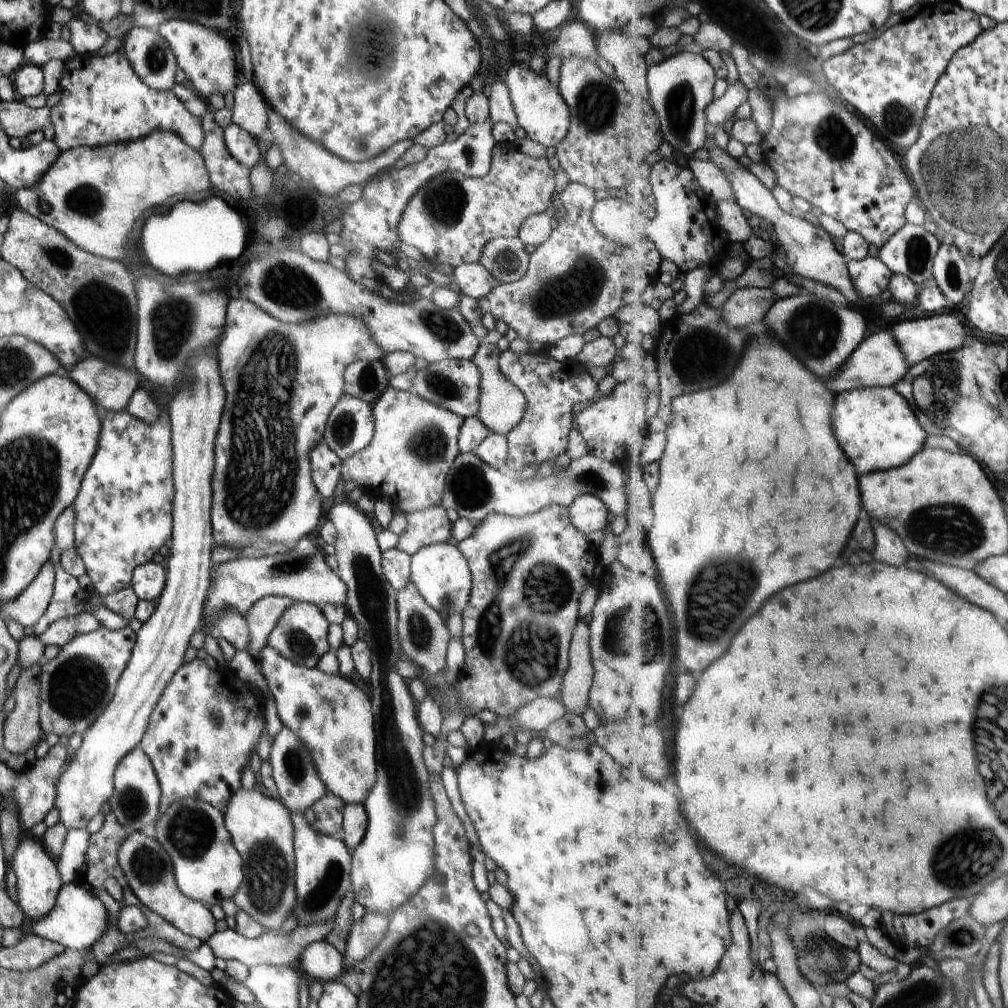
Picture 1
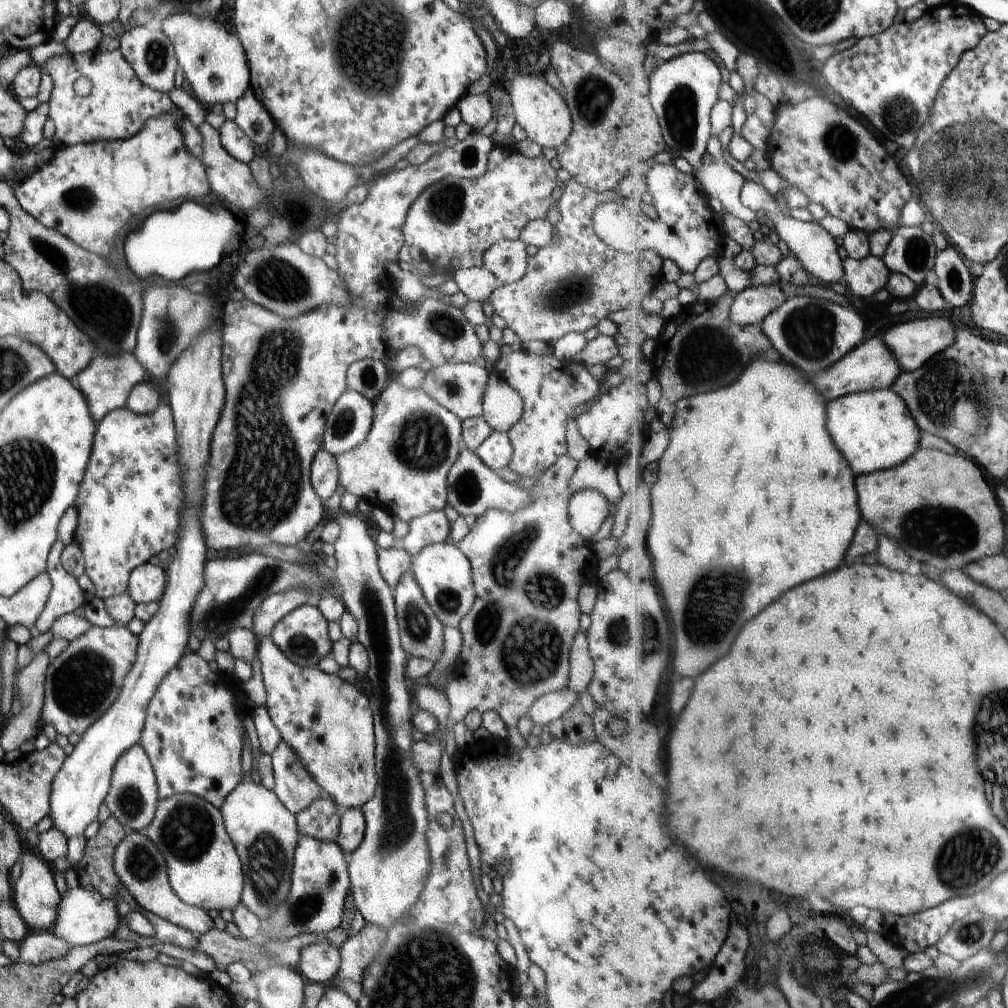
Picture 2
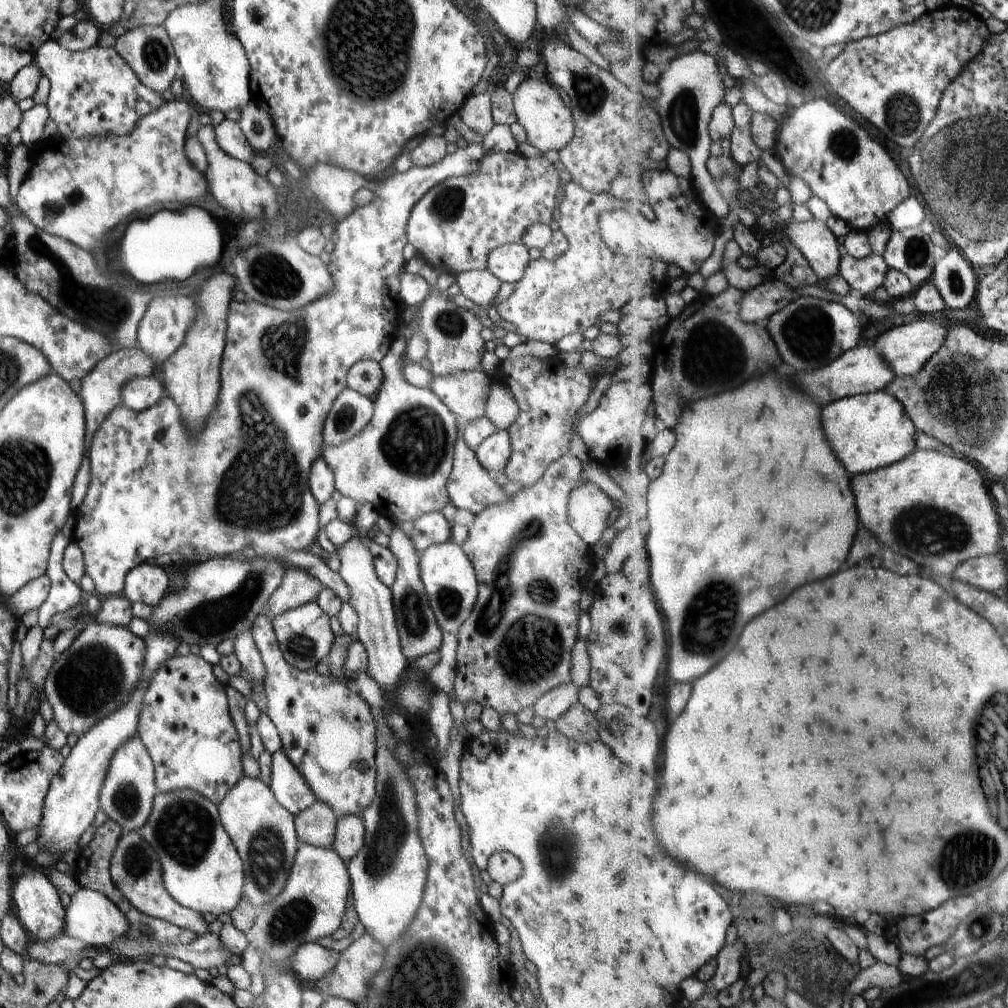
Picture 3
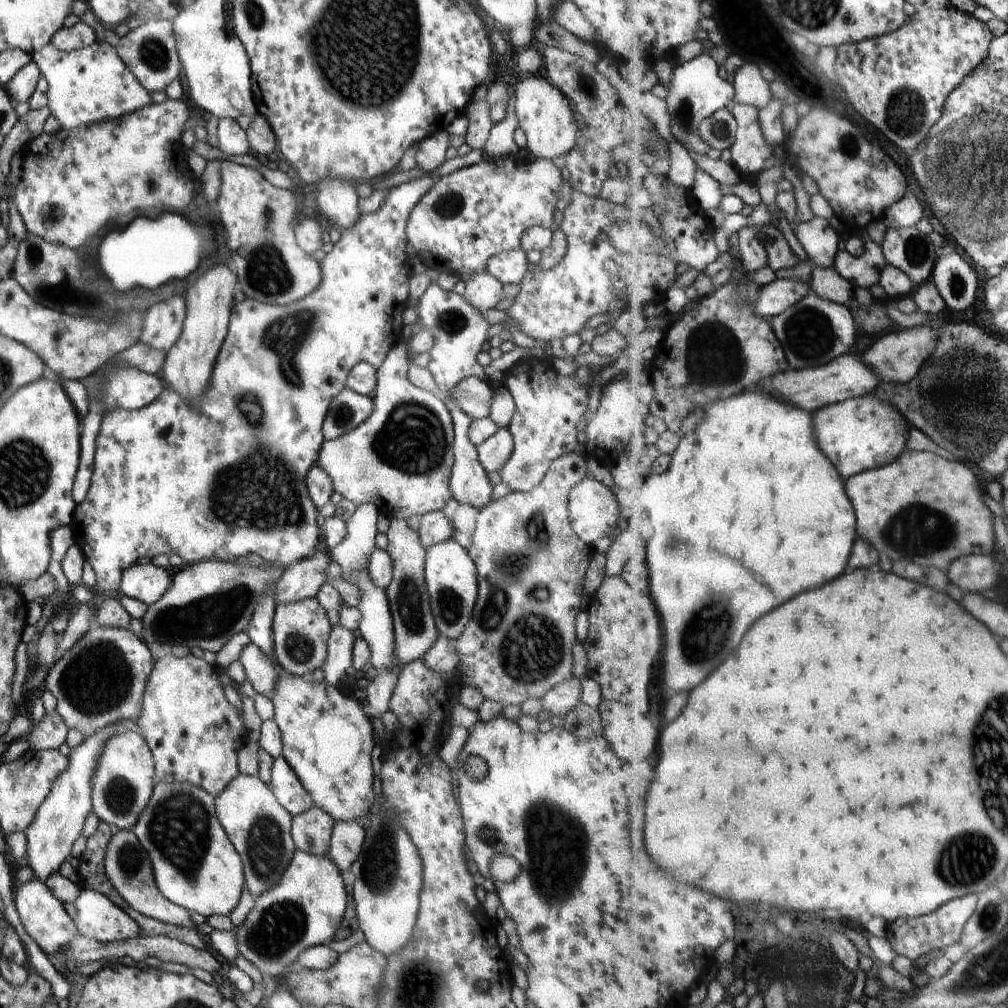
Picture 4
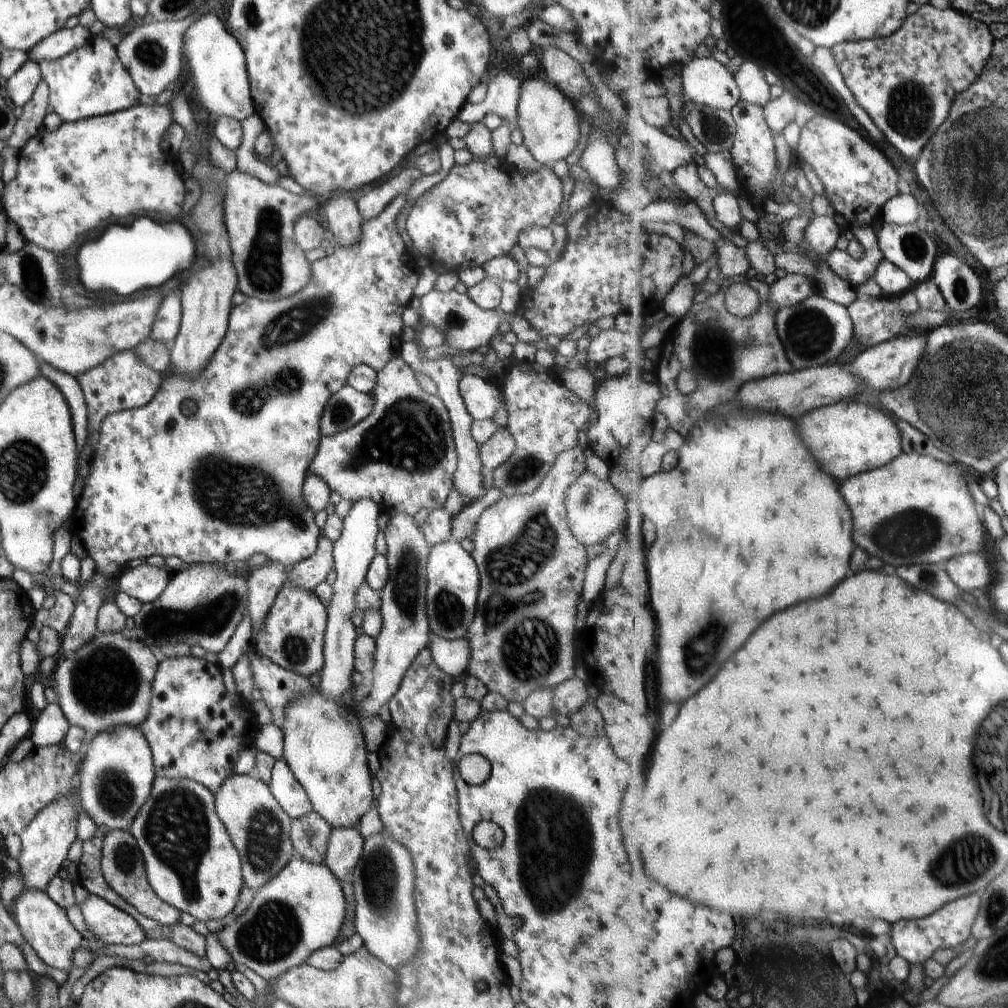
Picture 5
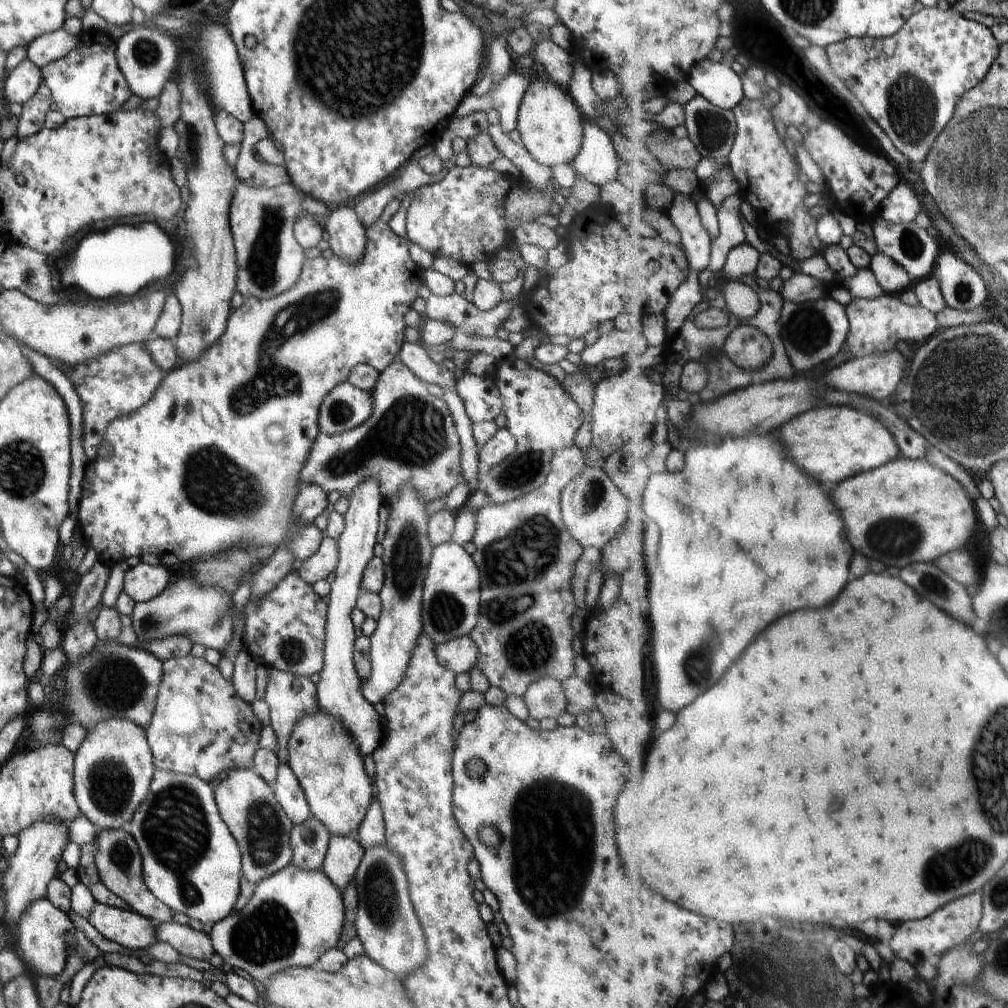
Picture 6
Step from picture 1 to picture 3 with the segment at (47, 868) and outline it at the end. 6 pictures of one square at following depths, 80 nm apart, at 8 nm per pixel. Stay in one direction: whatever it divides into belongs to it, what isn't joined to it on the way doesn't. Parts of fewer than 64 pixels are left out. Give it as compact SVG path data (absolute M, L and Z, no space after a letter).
M32 864L27 867L26 874L16 882L14 890L12 890L11 902L20 923L30 934L32 940L51 941L65 932L65 909L60 903L59 892L46 878L43 871Z

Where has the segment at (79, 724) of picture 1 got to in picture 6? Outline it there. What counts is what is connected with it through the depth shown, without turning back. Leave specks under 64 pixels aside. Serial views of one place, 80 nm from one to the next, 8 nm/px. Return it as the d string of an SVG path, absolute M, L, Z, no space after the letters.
M116 640L99 643L82 660L64 666L65 693L61 710L70 717L71 723L80 724L87 731L98 722L112 718L130 720L145 730L152 721L163 662L146 650L118 644Z

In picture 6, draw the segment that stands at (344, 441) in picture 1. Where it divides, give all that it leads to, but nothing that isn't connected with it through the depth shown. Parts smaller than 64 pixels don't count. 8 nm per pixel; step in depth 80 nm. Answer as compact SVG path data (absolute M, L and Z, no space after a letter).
M344 382L322 400L318 410L318 429L326 435L353 430L370 418L372 410L371 392L355 388L350 382Z

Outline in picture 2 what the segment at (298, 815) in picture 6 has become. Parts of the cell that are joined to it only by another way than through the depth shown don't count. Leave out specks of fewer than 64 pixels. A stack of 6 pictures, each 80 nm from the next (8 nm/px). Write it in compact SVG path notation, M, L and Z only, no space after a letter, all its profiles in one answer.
M281 739L271 754L271 763L275 780L274 794L291 813L297 815L323 796L323 790L300 764L295 751L284 739Z

